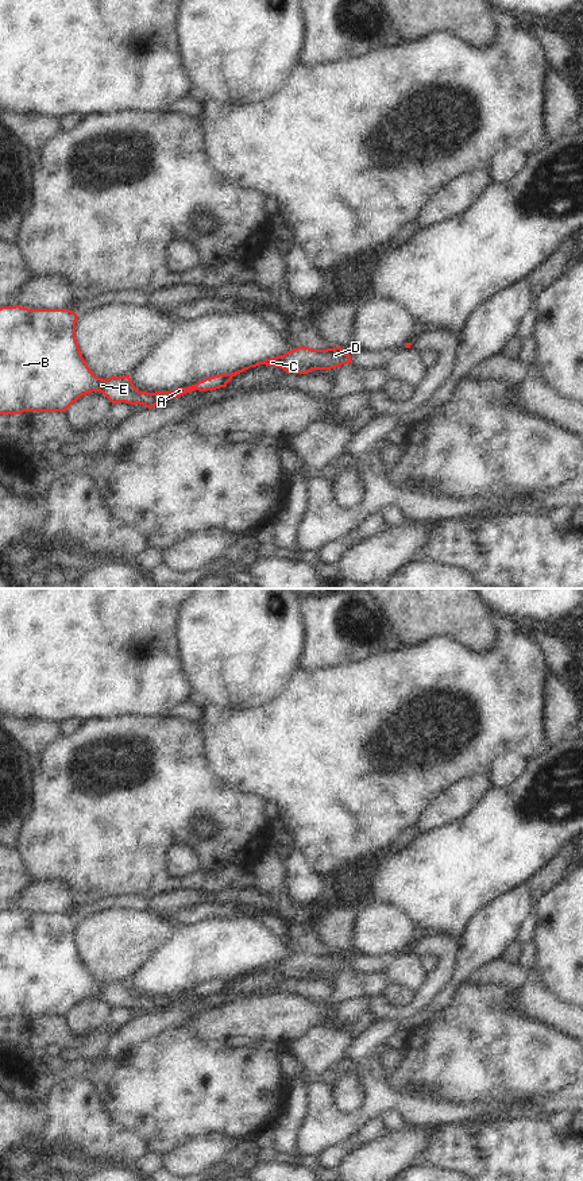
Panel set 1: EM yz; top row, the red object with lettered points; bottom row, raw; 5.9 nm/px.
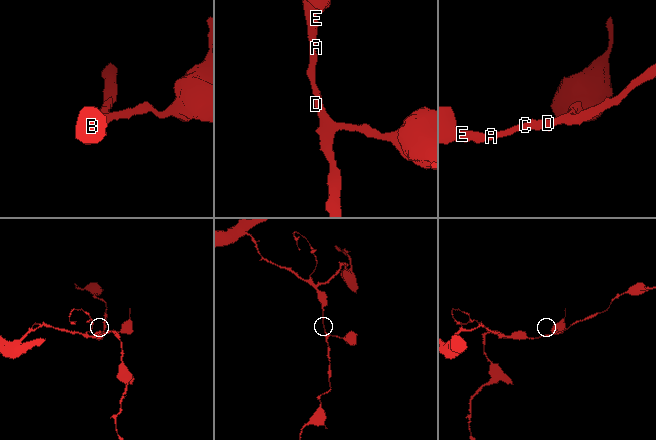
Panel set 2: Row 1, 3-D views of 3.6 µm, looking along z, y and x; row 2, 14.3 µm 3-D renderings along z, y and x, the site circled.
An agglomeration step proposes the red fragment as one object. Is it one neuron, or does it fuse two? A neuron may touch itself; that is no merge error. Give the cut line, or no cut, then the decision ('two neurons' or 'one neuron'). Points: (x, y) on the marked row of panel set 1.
cut none; one neuron

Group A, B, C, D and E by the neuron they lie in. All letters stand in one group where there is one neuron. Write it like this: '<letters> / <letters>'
A B C D E

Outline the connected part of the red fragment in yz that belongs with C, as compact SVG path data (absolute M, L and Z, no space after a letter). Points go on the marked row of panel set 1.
M20 305L0 308L0 414L23 412L66 412L81 395L92 391L103 393L112 404L126 402L152 409L159 401L181 397L200 390L225 387L238 374L259 364L279 367L287 374L308 374L312 370L331 370L352 363L351 355L341 347L312 350L297 347L283 355L258 362L231 374L219 374L174 391L139 391L130 375L96 377L84 360L76 339L77 314L69 309L28 309Z

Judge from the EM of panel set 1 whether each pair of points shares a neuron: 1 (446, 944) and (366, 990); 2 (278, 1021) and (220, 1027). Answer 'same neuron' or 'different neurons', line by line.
1: different neurons
2: same neuron

